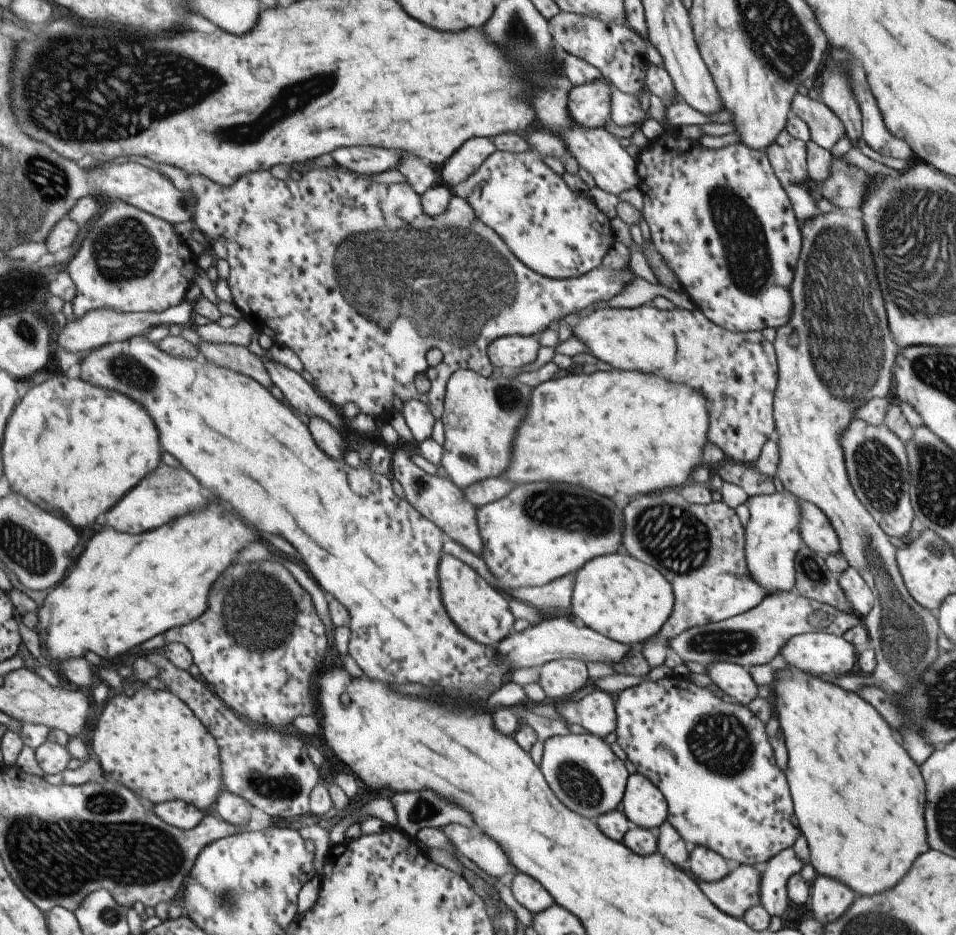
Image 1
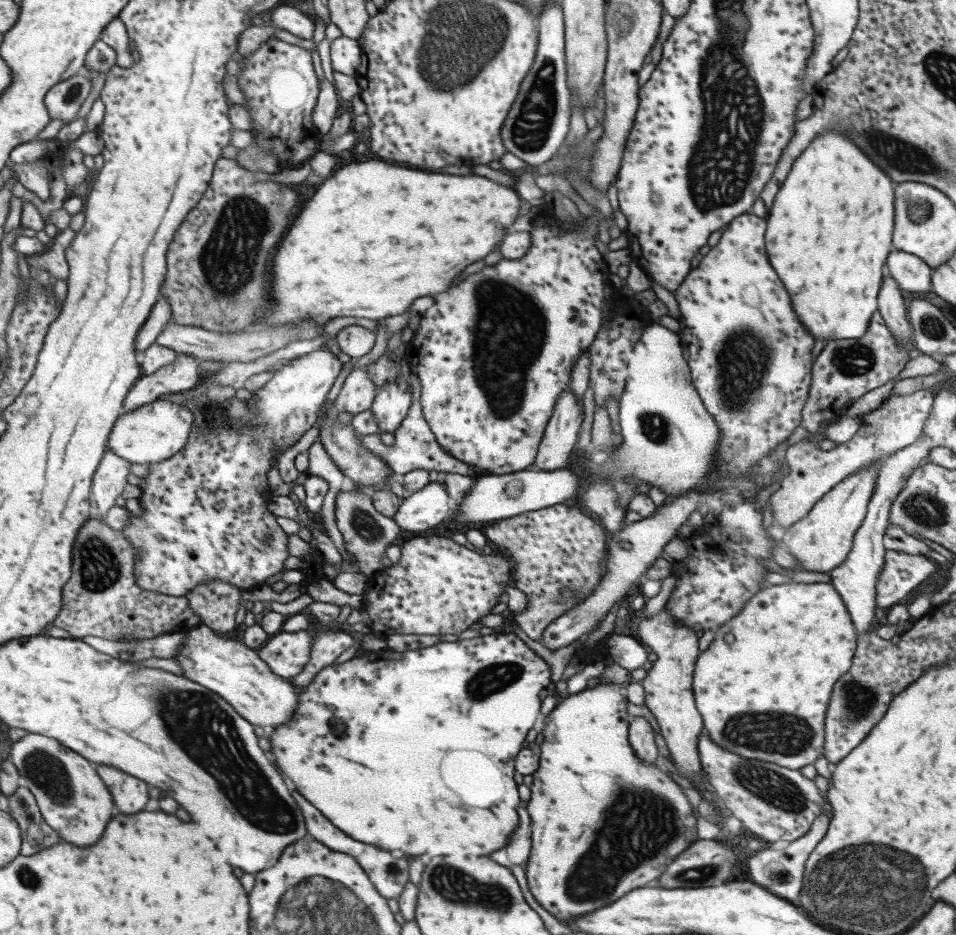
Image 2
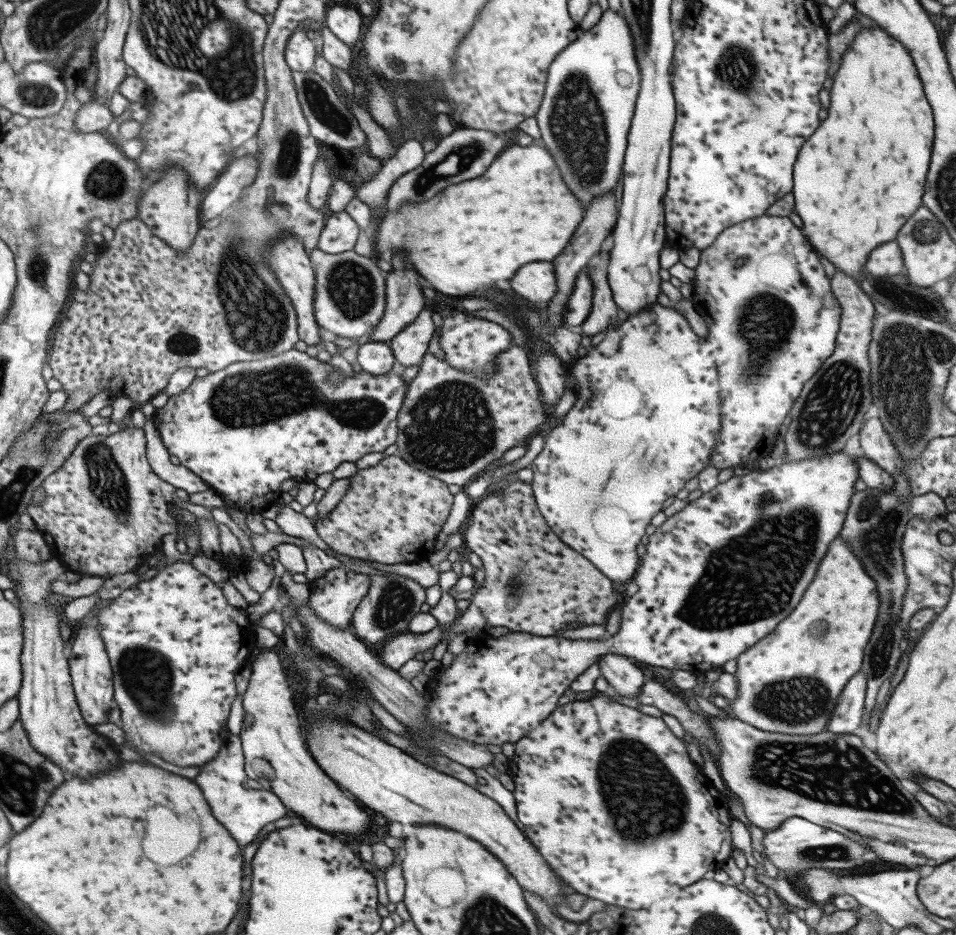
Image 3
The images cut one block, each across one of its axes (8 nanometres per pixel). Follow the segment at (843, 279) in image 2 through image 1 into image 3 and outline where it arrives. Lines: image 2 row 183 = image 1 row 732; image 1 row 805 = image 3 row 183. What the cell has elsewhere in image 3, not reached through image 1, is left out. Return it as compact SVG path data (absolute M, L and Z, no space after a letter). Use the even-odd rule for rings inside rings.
M879 26L869 28L859 28L855 32L856 38L851 42L847 51L841 54L841 66L837 68L831 87L828 90L829 95L829 112L827 120L817 126L817 130L805 140L801 146L797 160L793 164L793 190L790 195L794 200L795 214L801 218L802 226L800 230L802 235L809 240L812 250L819 256L825 257L827 262L831 262L834 268L843 270L845 276L857 278L857 272L864 270L867 256L879 246L879 242L885 240L894 240L897 231L905 224L905 221L920 207L922 204L922 194L924 191L926 174L929 168L929 159L931 152L931 142L933 142L933 118L931 108L923 94L923 86L917 70L913 66L913 58L901 47L894 39L891 39Z

